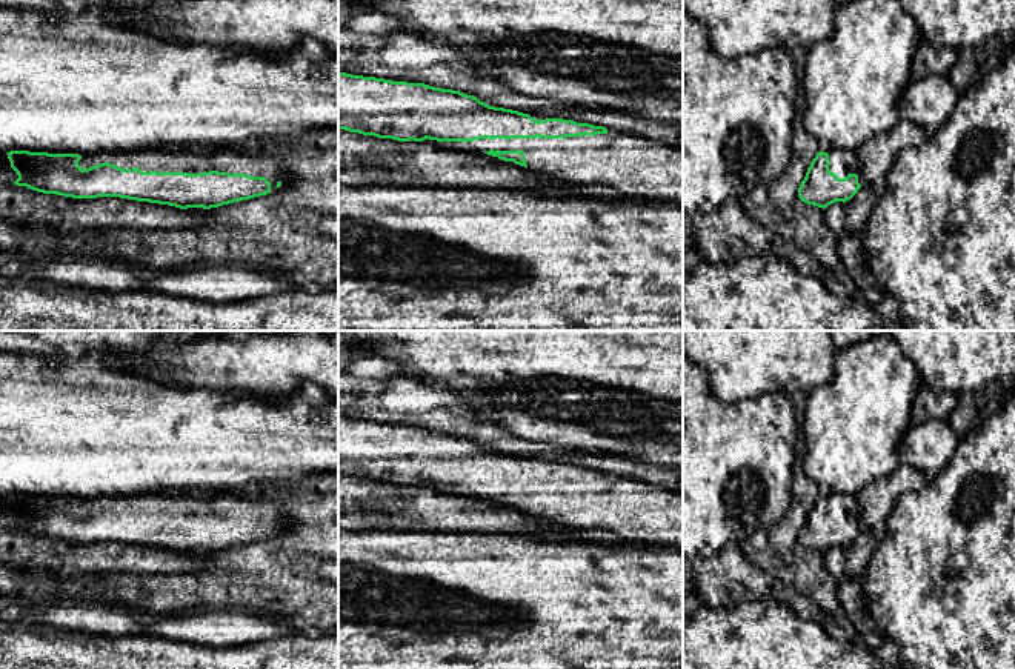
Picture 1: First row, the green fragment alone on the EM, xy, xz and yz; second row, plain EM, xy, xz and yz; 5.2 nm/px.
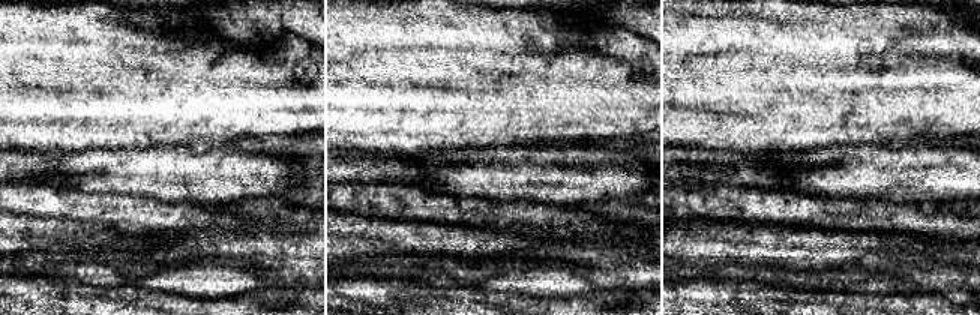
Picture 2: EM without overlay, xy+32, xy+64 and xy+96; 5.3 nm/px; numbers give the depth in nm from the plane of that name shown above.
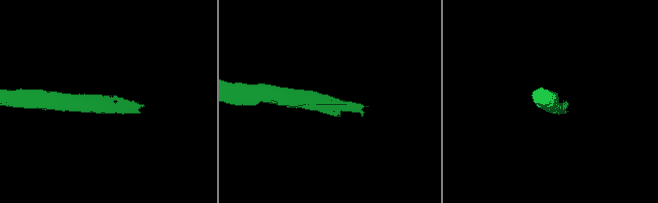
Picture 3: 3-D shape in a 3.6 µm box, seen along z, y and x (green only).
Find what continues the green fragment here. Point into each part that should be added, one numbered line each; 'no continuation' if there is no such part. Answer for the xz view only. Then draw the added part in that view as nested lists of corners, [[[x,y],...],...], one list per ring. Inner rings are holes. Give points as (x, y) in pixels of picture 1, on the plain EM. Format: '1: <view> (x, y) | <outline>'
1: xz (640, 512) | [[[617,474],[606,478],[566,483],[480,483],[463,486],[466,497],[523,495],[527,514],[541,517],[566,529],[615,532],[624,541],[663,544],[683,551],[683,492],[669,491],[658,483],[644,483]]]

